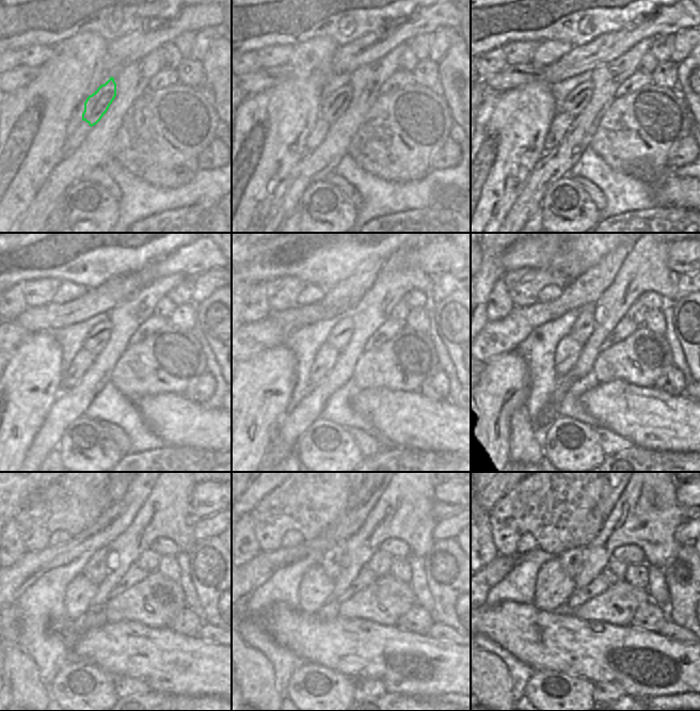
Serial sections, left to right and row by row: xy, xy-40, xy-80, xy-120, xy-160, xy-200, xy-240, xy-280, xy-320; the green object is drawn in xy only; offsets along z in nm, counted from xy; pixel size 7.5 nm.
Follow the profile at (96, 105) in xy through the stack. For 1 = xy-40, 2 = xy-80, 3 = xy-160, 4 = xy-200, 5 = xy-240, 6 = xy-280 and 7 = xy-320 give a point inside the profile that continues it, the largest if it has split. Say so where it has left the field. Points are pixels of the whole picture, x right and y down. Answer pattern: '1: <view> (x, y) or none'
1: xy-40 (333, 106)
2: xy-80 (577, 99)
3: xy-160 (339, 335)
4: xy-200 (583, 330)
5: xy-240 (111, 562)
6: xy-280 (337, 572)
7: xy-320 (575, 573)

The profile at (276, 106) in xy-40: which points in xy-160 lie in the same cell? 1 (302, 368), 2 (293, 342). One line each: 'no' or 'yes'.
1: no
2: no

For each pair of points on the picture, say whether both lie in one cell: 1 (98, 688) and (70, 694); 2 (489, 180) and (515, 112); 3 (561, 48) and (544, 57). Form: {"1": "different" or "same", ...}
{"1": "same", "2": "same", "3": "same"}

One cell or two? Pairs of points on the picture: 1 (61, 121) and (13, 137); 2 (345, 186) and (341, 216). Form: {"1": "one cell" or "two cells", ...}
{"1": "one cell", "2": "two cells"}

